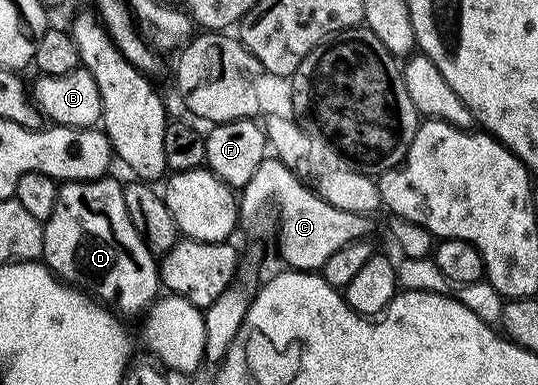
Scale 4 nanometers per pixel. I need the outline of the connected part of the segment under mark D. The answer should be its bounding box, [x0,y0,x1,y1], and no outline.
[41,174,160,317]

